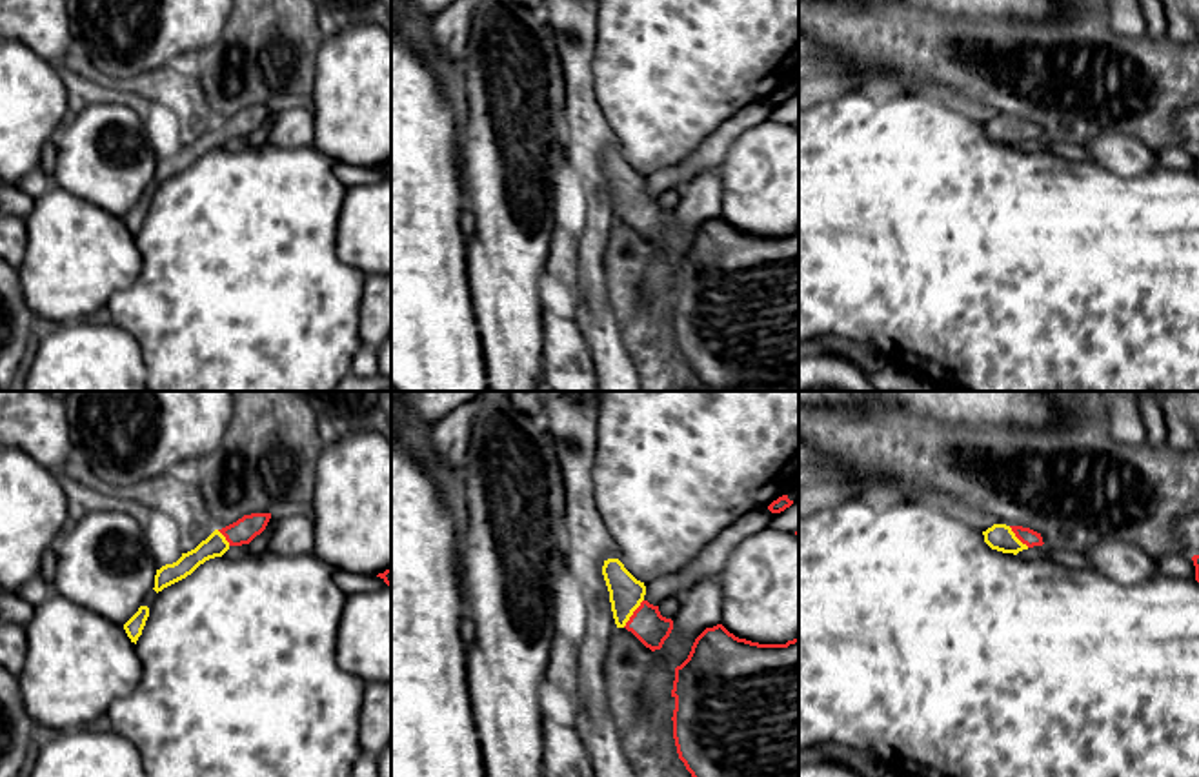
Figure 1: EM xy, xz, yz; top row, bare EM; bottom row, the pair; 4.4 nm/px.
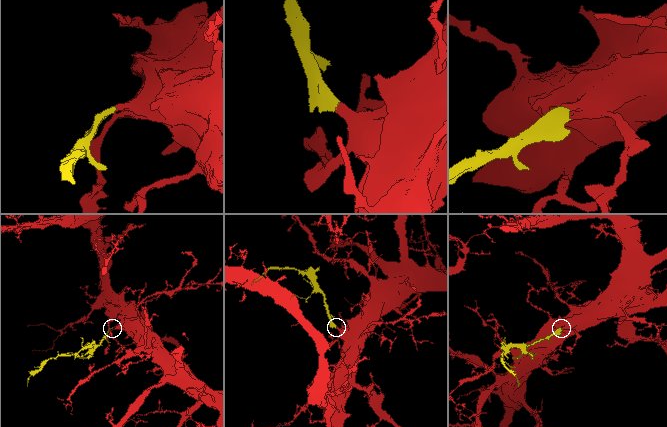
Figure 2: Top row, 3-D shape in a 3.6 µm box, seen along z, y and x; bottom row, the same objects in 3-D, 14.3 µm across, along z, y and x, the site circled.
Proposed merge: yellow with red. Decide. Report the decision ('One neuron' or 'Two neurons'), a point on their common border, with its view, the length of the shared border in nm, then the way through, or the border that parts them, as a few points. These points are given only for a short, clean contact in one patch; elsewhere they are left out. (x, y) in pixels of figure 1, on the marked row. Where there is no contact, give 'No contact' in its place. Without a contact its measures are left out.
One neuron. Touches yellow at xz (632, 614). Shared border 160 nm. Path across: xz (626, 594), (632, 614), (646, 623)

